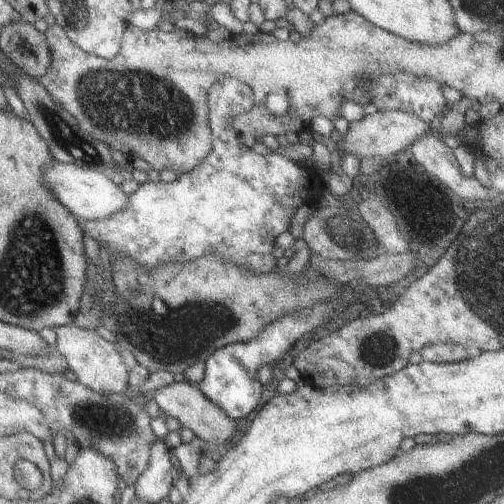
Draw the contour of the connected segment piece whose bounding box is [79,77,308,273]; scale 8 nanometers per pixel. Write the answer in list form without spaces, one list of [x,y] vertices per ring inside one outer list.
[[[234,77],[216,79],[206,93],[210,150],[202,162],[193,166],[189,172],[178,176],[173,182],[163,183],[158,180],[139,183],[135,190],[127,195],[127,203],[117,214],[99,218],[99,221],[79,220],[82,232],[92,236],[98,245],[102,243],[109,257],[122,257],[122,254],[127,254],[139,271],[150,269],[151,265],[187,263],[206,253],[227,257],[236,265],[254,273],[271,270],[274,261],[271,255],[274,238],[288,230],[294,213],[305,204],[303,200],[308,189],[299,184],[304,179],[301,173],[304,168],[298,163],[293,163],[289,158],[272,151],[260,156],[238,143],[232,129],[227,125],[232,116],[245,113],[245,110],[249,111],[252,107],[251,90],[247,84]]]

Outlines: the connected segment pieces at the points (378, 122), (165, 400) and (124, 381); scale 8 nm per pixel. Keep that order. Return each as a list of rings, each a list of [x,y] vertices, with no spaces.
[[[383,109],[366,115],[358,122],[349,123],[347,132],[342,135],[343,142],[337,144],[337,147],[341,148],[346,153],[346,156],[354,154],[359,161],[368,157],[385,159],[390,155],[400,154],[406,152],[407,149],[409,150],[409,146],[417,138],[429,132],[430,126],[429,122],[417,119],[412,113]]]
[[[178,378],[172,384],[153,390],[151,400],[157,404],[159,411],[163,412],[166,417],[175,418],[181,427],[184,426],[191,430],[197,439],[215,444],[215,446],[227,445],[228,442],[231,442],[231,434],[235,425],[240,425],[244,429],[244,425],[240,421],[235,422],[227,419],[227,416],[224,416],[218,407],[212,406],[203,398],[197,388],[189,386],[186,381]]]
[[[67,324],[61,327],[55,327],[57,335],[57,344],[53,351],[65,359],[69,370],[75,374],[76,382],[85,386],[91,392],[97,394],[116,394],[122,392],[128,386],[128,373],[119,352],[98,336],[94,330],[85,330],[76,327],[74,324]]]

